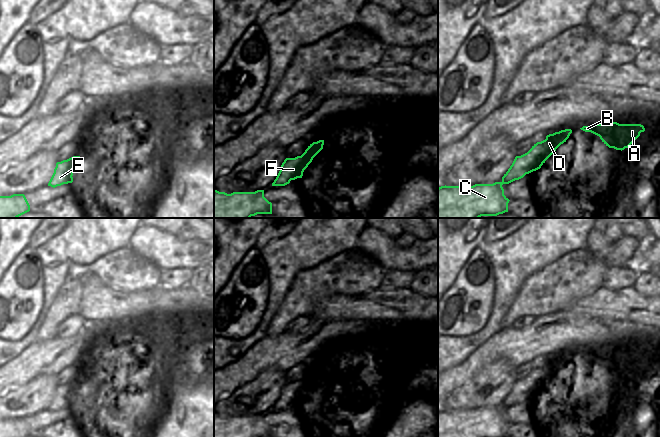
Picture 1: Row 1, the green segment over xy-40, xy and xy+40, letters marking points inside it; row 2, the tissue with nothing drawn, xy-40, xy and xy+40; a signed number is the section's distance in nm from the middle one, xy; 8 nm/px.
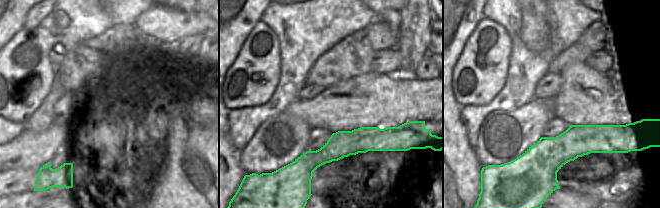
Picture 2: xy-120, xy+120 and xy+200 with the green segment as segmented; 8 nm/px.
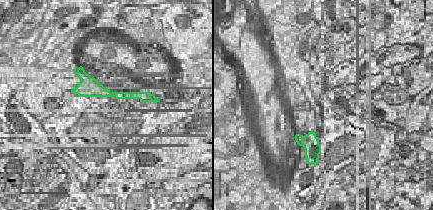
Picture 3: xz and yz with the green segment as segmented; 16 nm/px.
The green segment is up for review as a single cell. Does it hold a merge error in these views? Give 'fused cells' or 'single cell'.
fused cells

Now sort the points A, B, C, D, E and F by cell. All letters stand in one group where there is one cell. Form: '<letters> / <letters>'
A B C D / E F

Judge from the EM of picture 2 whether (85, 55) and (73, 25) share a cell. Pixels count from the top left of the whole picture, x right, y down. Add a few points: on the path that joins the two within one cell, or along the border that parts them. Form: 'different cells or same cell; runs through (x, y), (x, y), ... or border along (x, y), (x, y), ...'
different cells; border along (77, 43), (62, 61)

